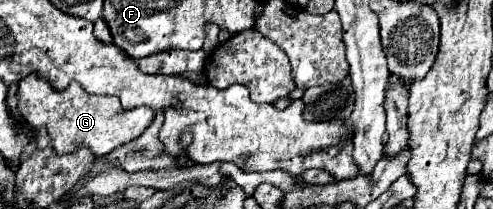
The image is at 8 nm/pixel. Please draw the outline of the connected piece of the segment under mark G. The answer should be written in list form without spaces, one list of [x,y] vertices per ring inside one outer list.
[[[30,73],[18,83],[16,99],[20,115],[28,121],[28,125],[32,125],[32,129],[46,127],[58,155],[74,153],[78,149],[90,149],[98,157],[108,155],[116,147],[140,137],[142,131],[154,121],[154,113],[150,113],[150,109],[136,107],[126,111],[122,109],[118,97],[92,95],[78,83],[70,83],[66,91],[56,91],[50,81],[36,73]]]

